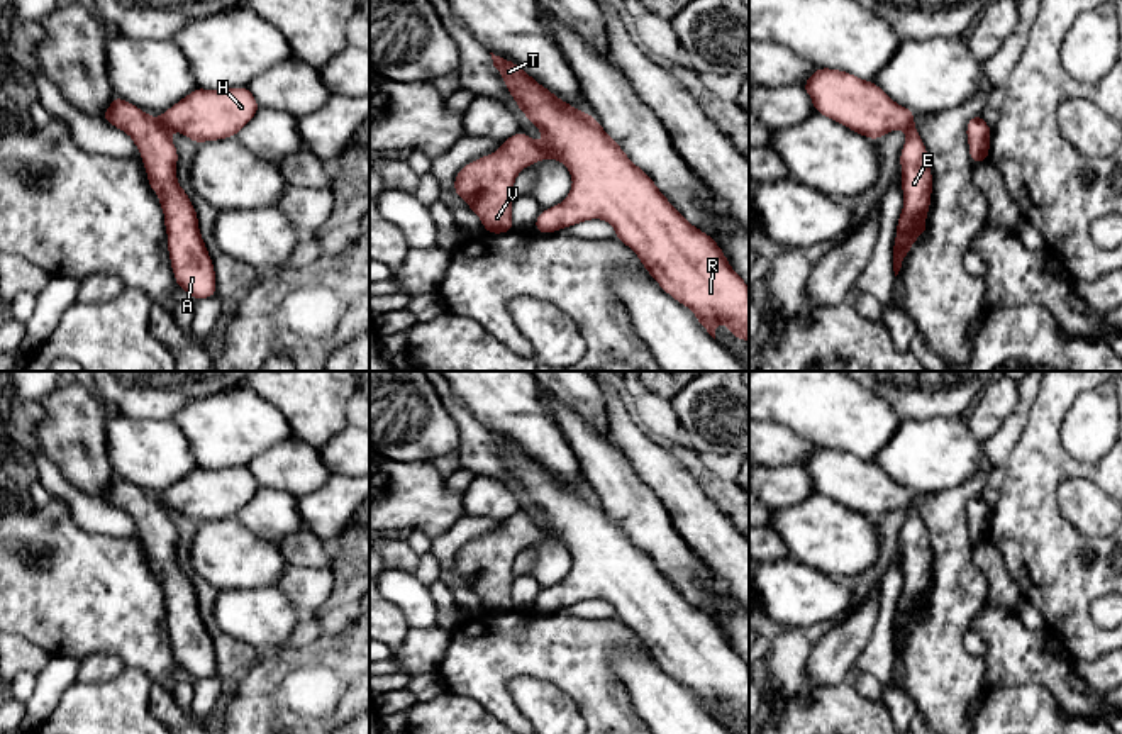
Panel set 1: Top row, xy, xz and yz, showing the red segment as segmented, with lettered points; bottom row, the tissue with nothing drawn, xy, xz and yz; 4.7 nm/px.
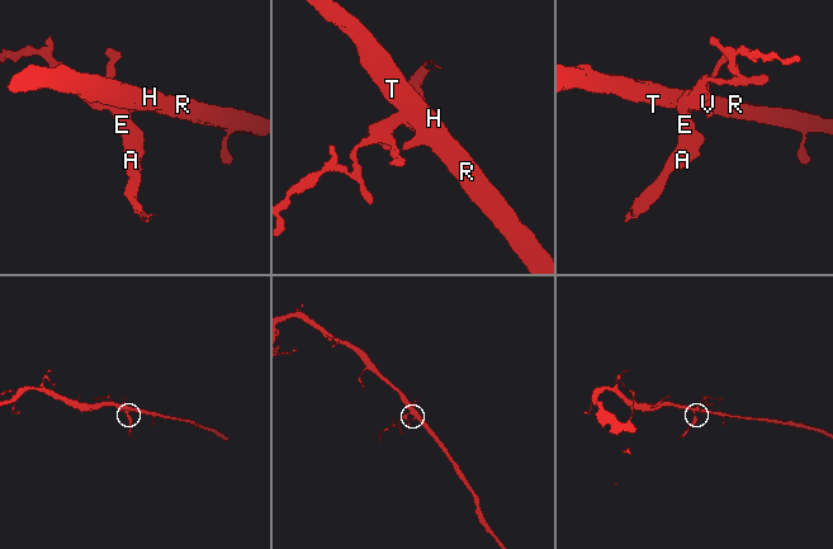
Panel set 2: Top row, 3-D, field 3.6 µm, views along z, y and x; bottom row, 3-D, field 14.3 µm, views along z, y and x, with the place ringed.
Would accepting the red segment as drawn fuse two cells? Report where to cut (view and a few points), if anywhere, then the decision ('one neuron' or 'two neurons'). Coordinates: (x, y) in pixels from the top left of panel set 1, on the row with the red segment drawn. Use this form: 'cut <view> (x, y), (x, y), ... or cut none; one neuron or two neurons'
cut xy (158, 121), (170, 129); two neurons

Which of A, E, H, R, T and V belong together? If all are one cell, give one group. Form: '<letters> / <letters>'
A E V / H R T

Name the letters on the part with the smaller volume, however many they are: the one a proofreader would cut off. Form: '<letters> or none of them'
A, E, V

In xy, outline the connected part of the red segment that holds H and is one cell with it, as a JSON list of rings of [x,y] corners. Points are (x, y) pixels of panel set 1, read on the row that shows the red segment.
[[[197,86],[158,119],[169,131],[178,131],[200,144],[236,137],[259,108],[247,86],[225,90]]]

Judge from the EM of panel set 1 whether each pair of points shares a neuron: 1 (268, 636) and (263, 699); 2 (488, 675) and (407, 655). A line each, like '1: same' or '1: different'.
1: different
2: different

